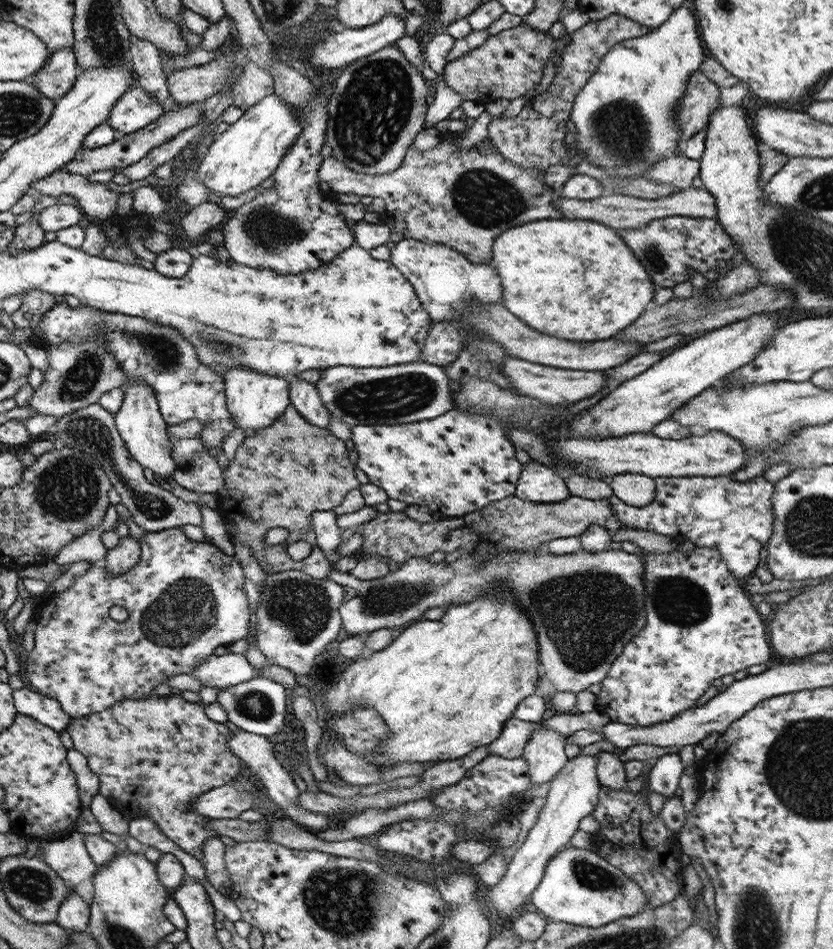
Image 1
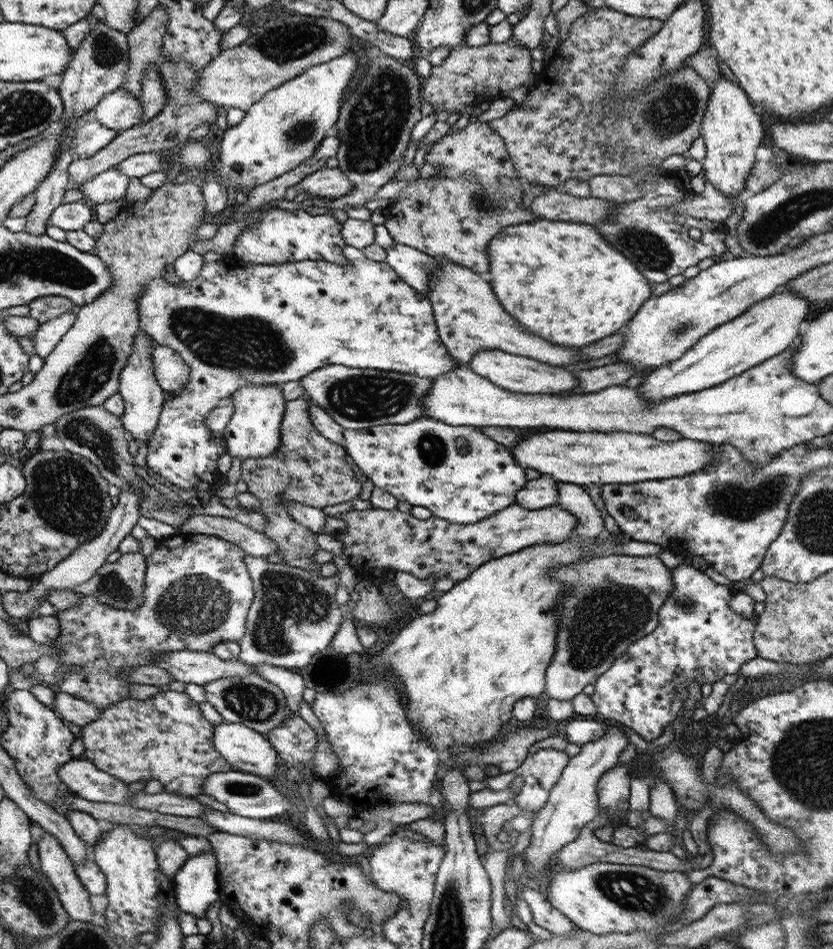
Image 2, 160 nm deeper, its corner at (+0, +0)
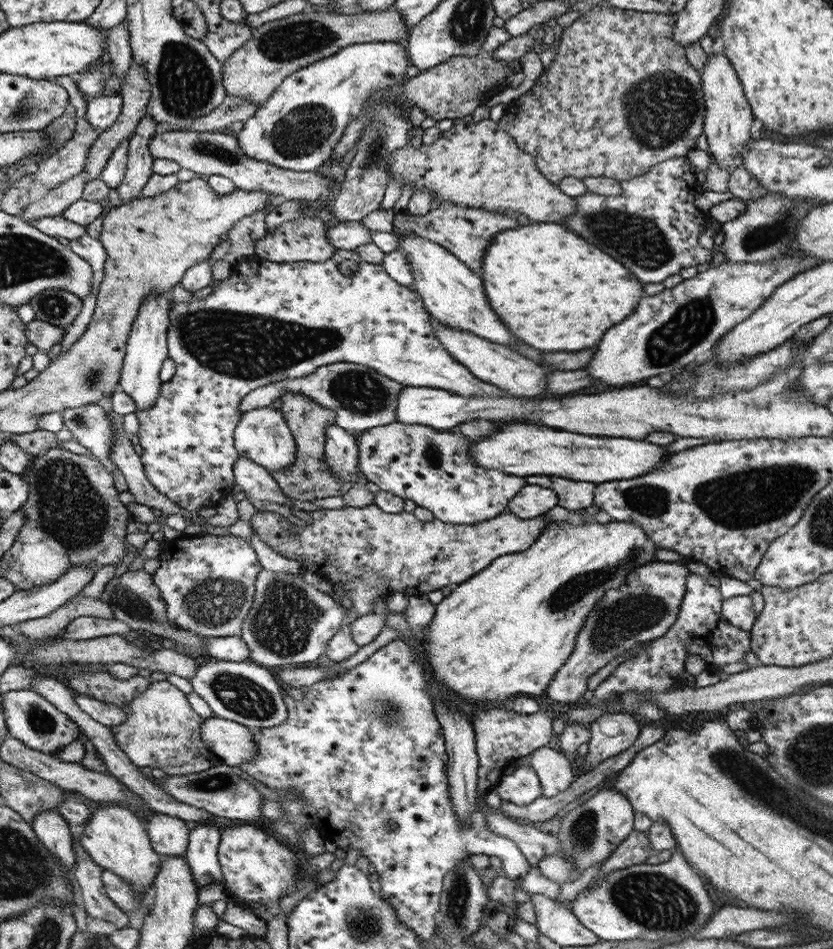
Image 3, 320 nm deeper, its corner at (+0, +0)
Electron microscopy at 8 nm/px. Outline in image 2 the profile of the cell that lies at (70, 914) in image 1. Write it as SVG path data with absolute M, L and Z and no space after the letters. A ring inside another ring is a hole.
M46 833L39 838L36 845L41 869L59 893L59 899L71 920L91 922L95 914L90 905L88 889L81 883L62 842L54 835Z

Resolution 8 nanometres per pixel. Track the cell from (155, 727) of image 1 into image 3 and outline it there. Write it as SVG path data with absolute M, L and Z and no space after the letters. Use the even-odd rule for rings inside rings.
M166 679L151 682L146 692L128 705L124 704L122 712L126 721L110 730L118 748L138 768L160 768L167 775L181 775L202 772L221 764L203 743L204 719L192 709L187 694Z

